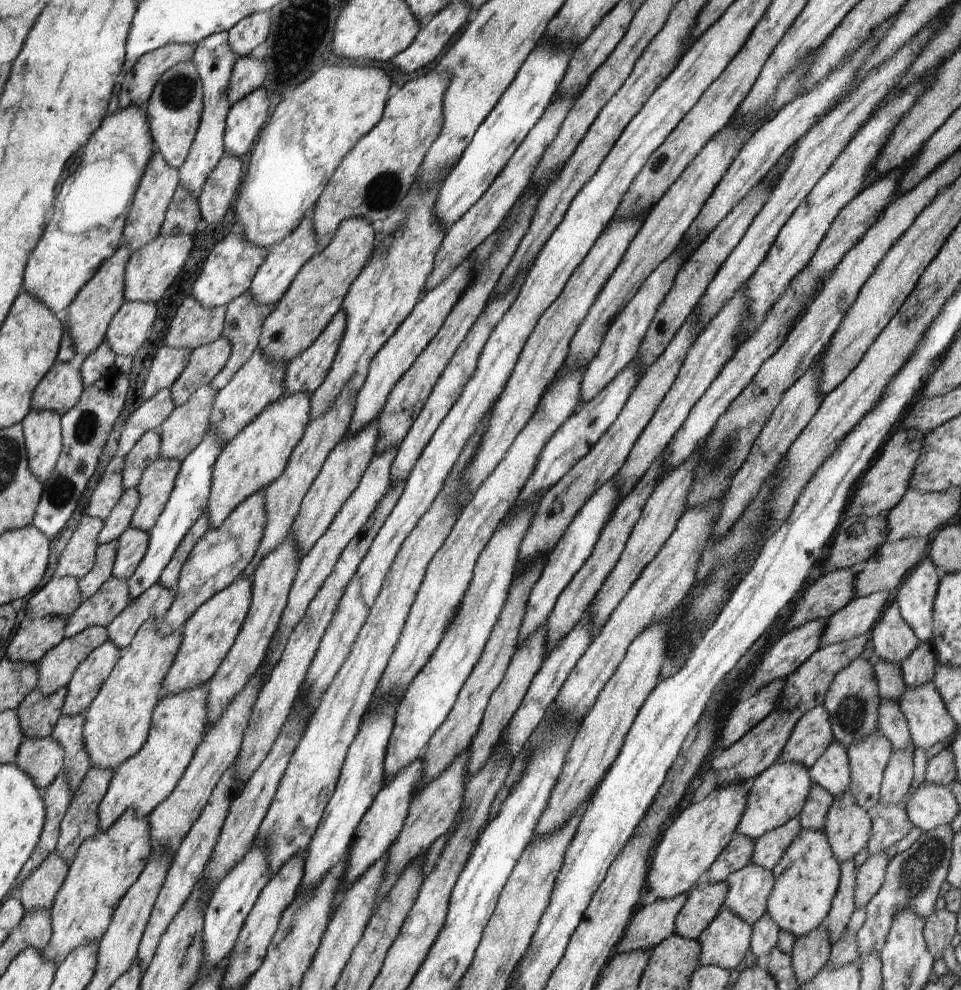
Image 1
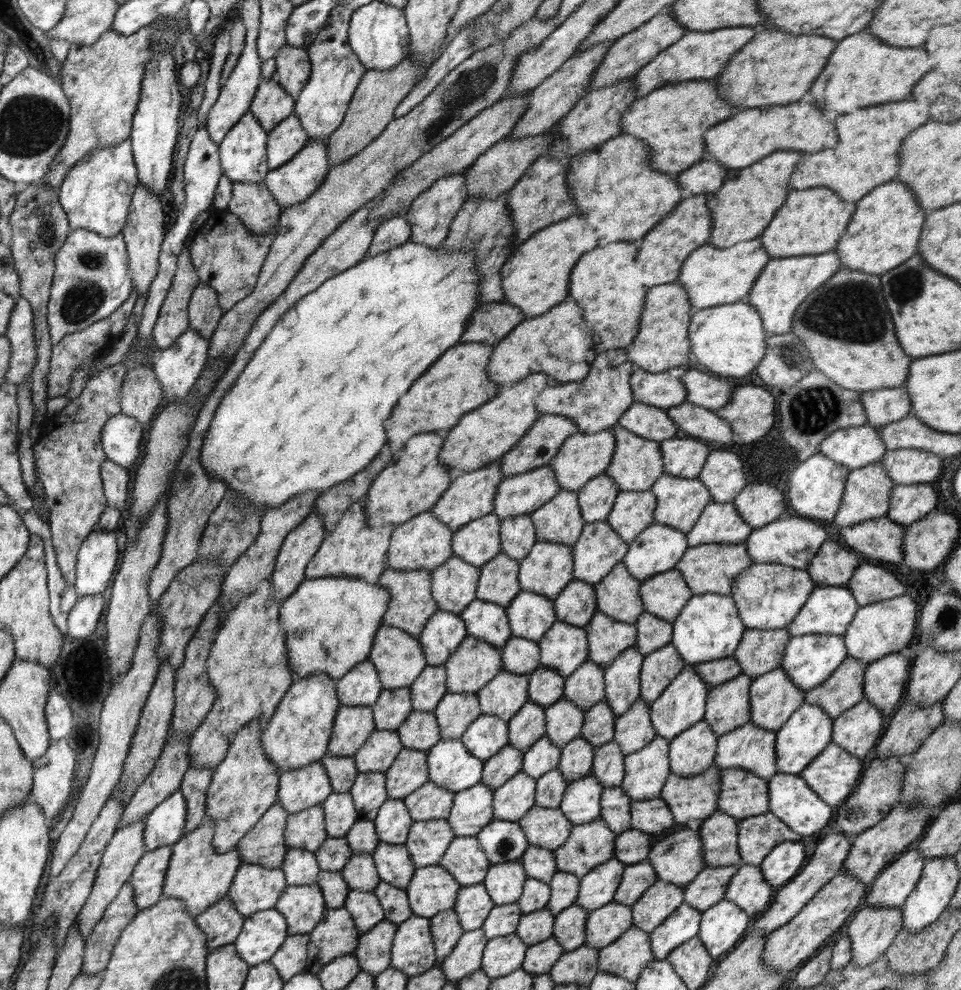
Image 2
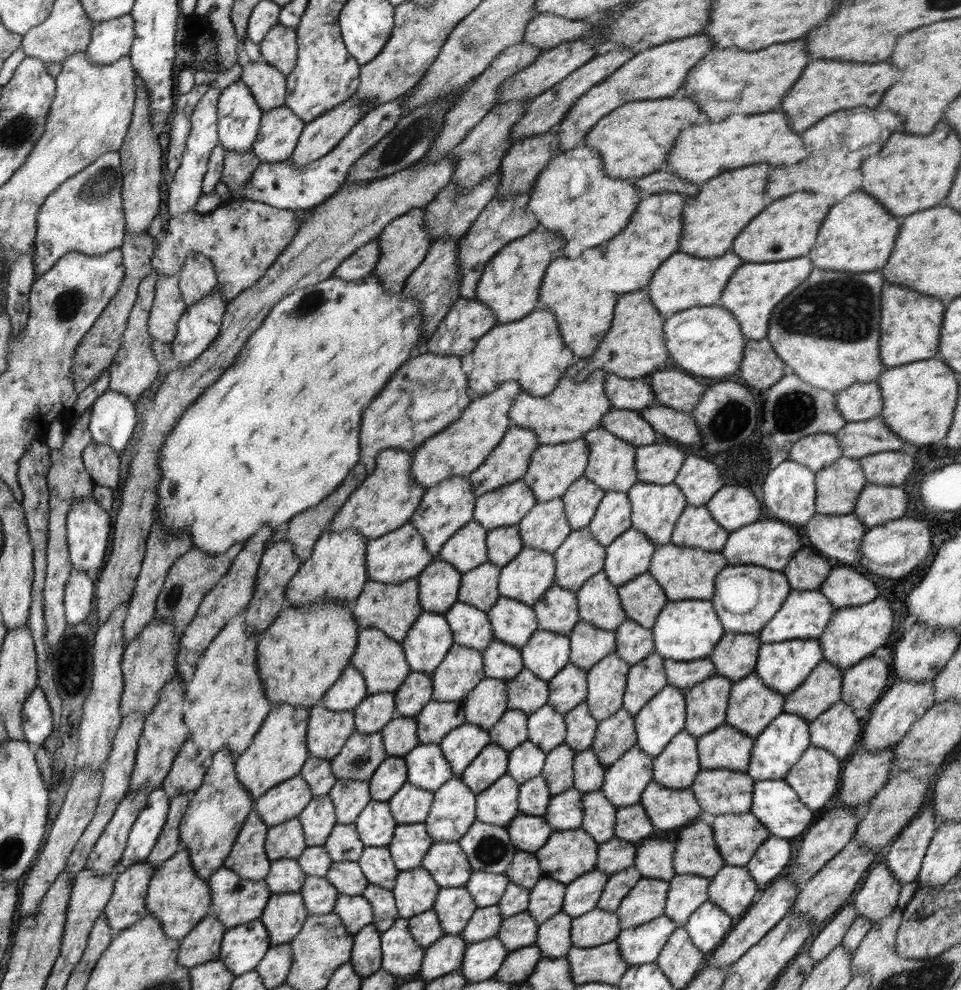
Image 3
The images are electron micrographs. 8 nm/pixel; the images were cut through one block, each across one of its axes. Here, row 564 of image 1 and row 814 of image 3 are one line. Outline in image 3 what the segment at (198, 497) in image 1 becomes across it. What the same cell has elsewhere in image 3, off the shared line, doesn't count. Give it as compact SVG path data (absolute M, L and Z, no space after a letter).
M161 788L147 796L146 806L138 813L138 820L129 832L126 848L119 860L122 870L146 860L166 824L170 801Z

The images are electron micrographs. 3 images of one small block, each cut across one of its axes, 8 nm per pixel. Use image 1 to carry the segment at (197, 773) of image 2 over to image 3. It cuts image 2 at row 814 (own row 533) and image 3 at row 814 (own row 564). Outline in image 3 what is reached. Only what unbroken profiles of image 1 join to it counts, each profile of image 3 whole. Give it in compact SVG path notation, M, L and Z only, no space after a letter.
M187 793L171 798L169 812L166 815L166 824L164 824L162 832L156 839L156 844L152 847L150 854L145 860L151 866L159 867L176 851L180 850L181 842L178 830L180 830L180 824L182 824L182 818L184 818L191 795Z

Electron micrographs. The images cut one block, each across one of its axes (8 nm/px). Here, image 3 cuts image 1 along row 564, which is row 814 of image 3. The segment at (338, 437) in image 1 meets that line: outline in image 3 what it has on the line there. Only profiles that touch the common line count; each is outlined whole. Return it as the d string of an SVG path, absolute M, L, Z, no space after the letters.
M254 810L250 811L247 817L223 866L242 878L262 880L269 873L271 865L265 851L269 827Z

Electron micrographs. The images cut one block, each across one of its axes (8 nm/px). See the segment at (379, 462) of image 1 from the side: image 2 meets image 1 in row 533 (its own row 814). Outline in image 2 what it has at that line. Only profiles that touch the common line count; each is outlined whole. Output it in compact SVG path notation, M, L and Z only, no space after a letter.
M332 793L321 803L328 837L344 837L357 822L358 812L350 793Z

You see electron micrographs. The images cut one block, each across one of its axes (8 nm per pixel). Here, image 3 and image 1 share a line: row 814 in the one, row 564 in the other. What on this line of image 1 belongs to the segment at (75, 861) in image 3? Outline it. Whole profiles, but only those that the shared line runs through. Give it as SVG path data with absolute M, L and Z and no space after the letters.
M117 540L98 545L95 552L95 563L90 572L87 572L78 581L78 588L83 600L88 600L110 577L114 566L117 551Z

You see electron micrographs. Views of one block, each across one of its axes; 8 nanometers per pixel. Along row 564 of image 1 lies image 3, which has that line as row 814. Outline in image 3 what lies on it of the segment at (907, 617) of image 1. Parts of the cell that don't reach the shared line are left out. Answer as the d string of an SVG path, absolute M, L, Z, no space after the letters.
M932 807L923 808L902 828L883 857L902 886L917 881L924 855L938 827L935 815Z

